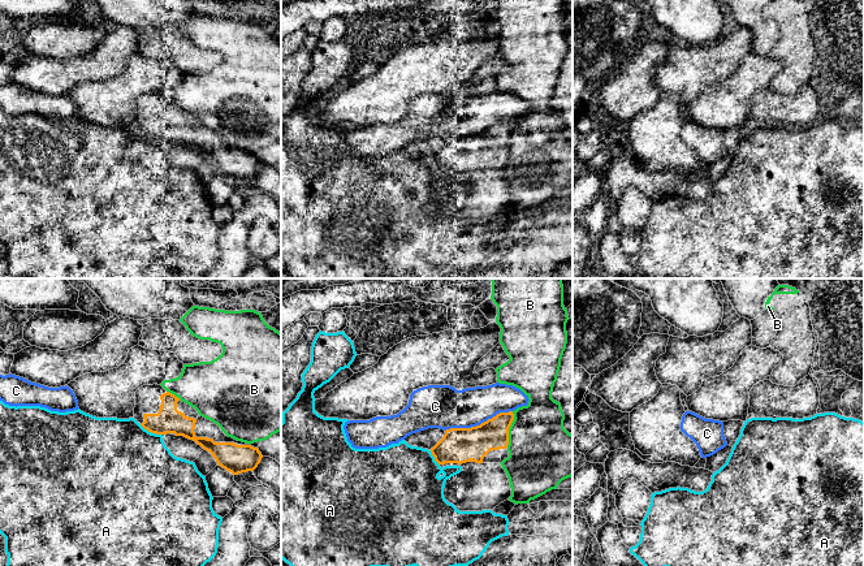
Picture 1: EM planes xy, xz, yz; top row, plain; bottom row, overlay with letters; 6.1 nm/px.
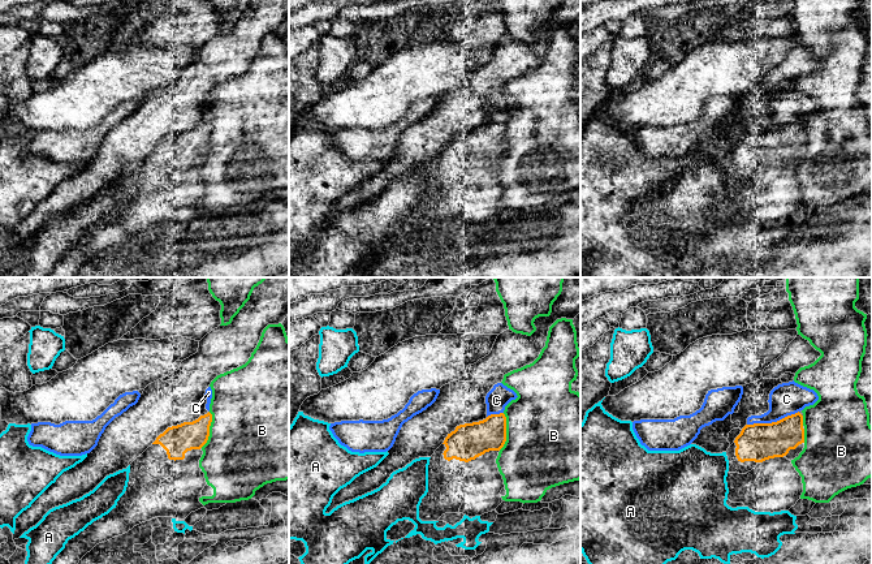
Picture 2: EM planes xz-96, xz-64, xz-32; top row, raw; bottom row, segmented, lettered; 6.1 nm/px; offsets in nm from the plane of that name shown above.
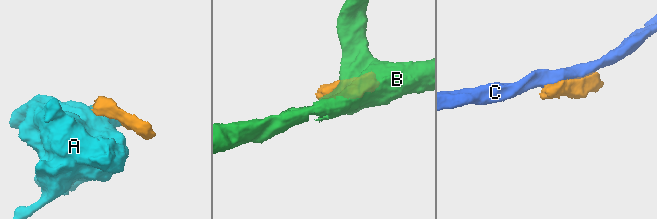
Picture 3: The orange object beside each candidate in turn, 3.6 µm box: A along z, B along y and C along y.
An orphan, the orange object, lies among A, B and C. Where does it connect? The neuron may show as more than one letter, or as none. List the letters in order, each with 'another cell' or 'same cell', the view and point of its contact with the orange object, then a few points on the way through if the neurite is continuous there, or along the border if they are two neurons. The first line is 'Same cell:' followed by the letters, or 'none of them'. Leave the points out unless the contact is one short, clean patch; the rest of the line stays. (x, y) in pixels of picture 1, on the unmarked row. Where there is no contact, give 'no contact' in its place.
Same cell: none of them
A: another cell; meets orange in xy at (151, 141)
B: another cell; meets orange in xz at (508, 138)
C: another cell; meets orange in xz at (478, 134)

